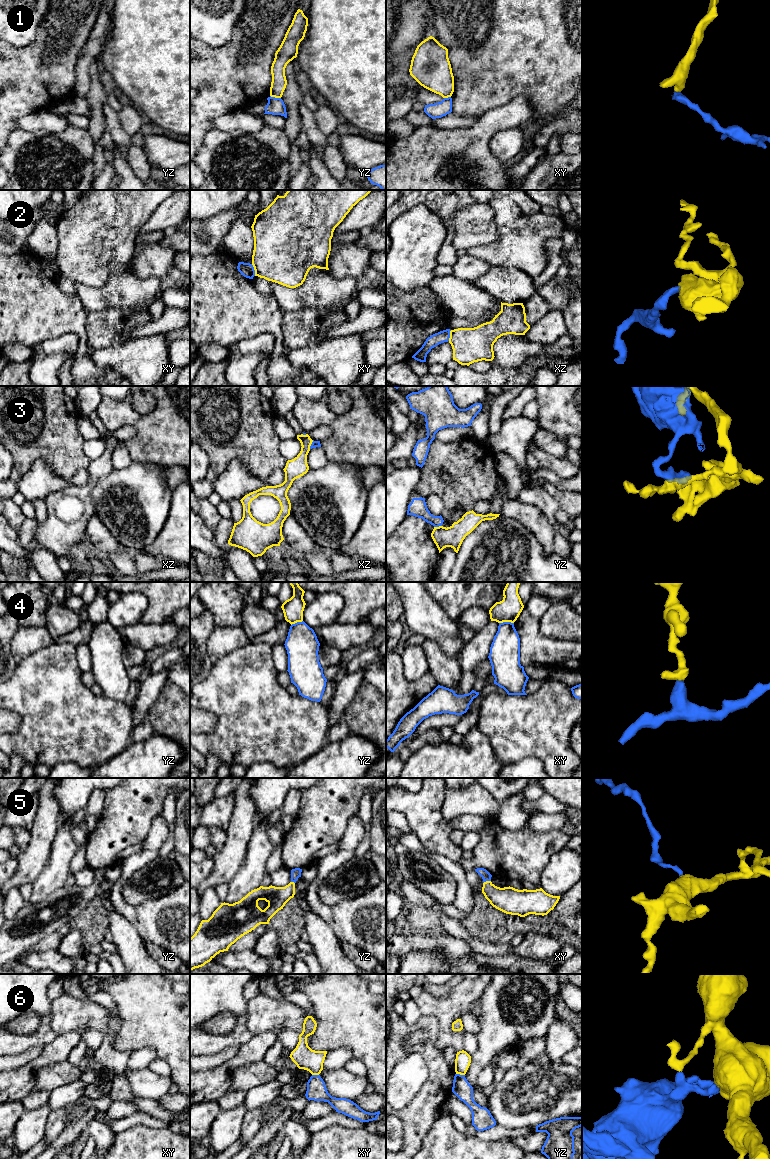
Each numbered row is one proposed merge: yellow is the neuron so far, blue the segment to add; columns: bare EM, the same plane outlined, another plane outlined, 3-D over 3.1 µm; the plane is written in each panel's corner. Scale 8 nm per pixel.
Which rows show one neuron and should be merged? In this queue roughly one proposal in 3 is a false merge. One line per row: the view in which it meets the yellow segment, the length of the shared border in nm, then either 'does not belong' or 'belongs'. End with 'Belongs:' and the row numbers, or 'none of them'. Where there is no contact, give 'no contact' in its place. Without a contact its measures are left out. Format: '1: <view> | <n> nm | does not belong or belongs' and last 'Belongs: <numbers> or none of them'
1: yz | 90 nm | does not belong
2: xy | 100 nm | does not belong
3: xz | 80 nm | does not belong
4: xy | 120 nm | does not belong
5: xy | 70 nm | belongs
6: yz | 70 nm | does not belong
Belongs: 5

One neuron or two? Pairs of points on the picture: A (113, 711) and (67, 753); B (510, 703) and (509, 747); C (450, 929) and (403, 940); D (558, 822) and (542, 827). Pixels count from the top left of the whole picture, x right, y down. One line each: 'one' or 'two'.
A: one
B: one
C: two
D: one

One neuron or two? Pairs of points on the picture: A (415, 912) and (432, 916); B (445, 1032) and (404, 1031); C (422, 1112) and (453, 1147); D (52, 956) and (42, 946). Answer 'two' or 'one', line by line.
A: one
B: two
C: two
D: two

